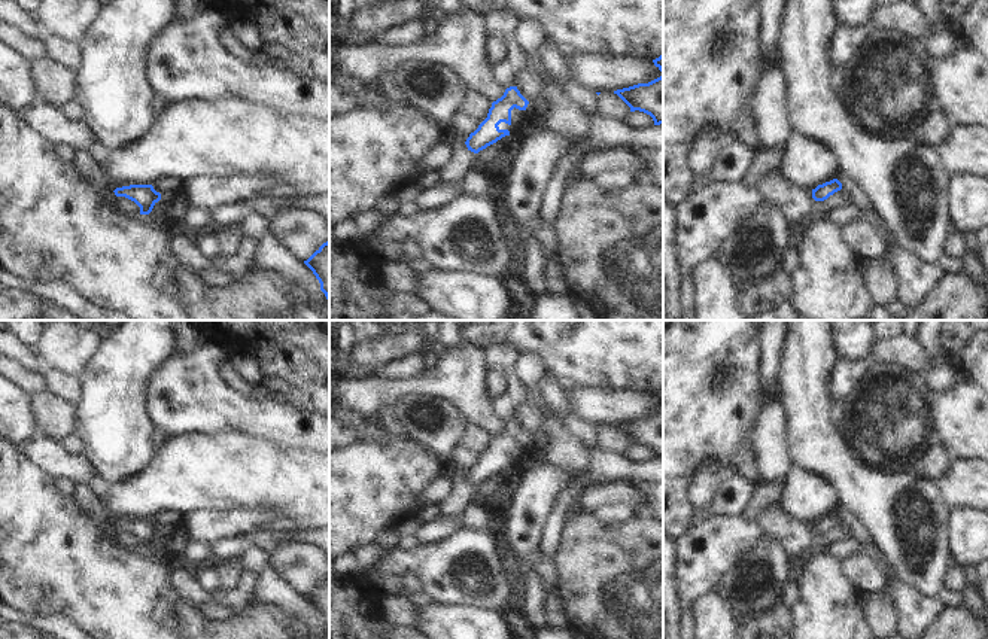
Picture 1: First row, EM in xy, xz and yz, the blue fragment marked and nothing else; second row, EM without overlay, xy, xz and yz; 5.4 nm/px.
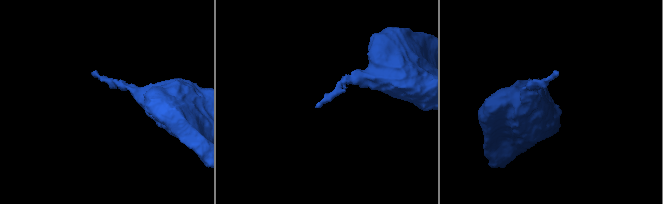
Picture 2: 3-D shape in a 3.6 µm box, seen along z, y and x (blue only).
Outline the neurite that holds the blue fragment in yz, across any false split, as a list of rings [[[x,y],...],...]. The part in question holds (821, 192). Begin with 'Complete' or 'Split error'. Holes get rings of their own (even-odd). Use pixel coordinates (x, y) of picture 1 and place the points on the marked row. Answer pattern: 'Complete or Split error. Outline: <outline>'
Complete. Outline: [[[833,179],[830,182],[818,185],[815,189],[812,189],[812,198],[815,201],[824,201],[840,189],[842,189],[842,183],[837,179]]]

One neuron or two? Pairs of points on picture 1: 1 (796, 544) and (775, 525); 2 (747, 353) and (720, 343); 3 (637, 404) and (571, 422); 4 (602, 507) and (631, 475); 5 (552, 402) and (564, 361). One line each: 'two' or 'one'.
1: one
2: one
3: two
4: two
5: two

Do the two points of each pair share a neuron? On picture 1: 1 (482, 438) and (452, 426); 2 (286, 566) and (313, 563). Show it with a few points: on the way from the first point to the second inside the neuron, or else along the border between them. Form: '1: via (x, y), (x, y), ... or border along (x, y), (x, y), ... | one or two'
1: border along (468, 425), (446, 462) | two
2: via (292, 563), (307, 563) | one

